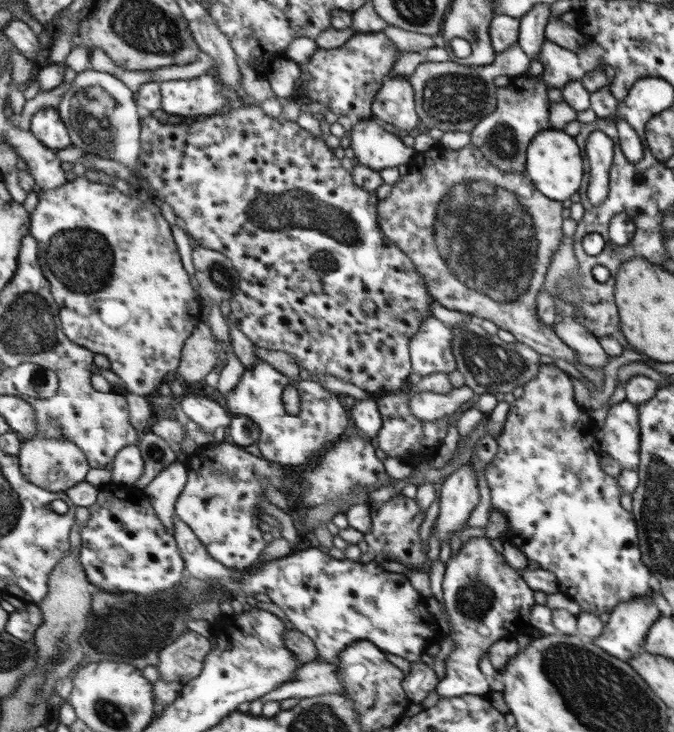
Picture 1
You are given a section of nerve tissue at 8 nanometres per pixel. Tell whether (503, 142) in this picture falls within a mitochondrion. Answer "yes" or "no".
yes

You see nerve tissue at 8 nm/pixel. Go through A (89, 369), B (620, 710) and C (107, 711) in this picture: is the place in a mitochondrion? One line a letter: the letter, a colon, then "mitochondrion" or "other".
A: other
B: mitochondrion
C: mitochondrion

